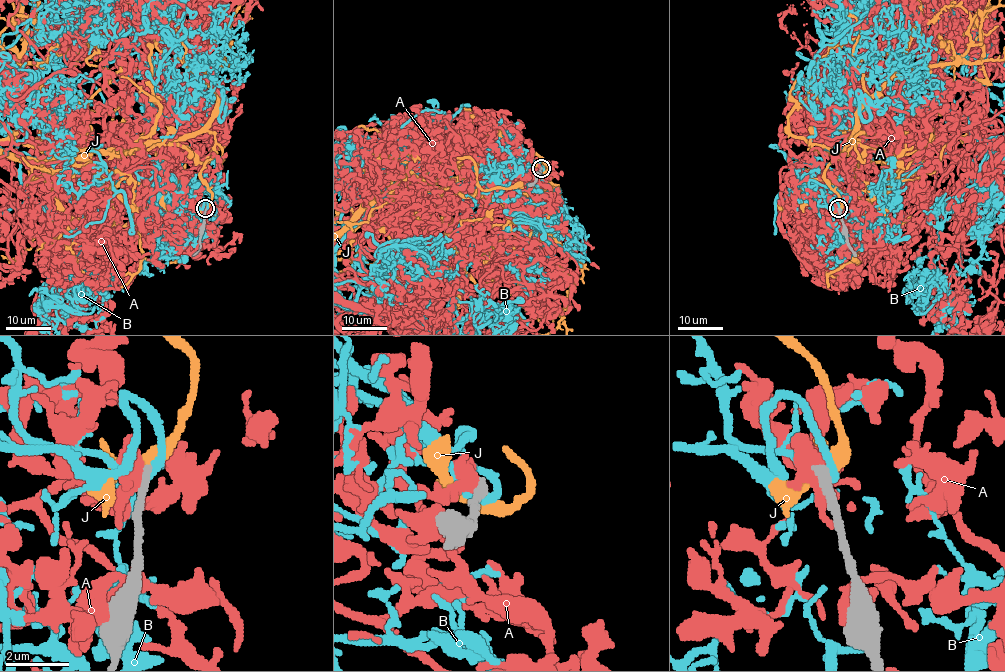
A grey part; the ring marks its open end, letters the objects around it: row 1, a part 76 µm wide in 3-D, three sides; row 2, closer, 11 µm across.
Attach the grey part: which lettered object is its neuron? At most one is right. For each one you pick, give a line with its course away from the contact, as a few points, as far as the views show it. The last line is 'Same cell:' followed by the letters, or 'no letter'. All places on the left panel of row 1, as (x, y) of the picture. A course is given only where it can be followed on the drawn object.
Same cell: no letter

